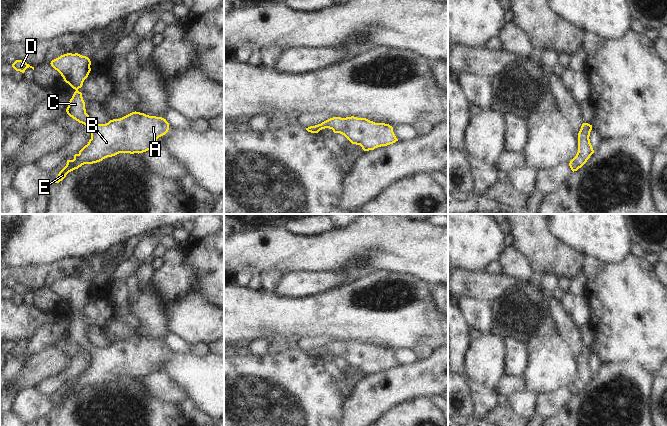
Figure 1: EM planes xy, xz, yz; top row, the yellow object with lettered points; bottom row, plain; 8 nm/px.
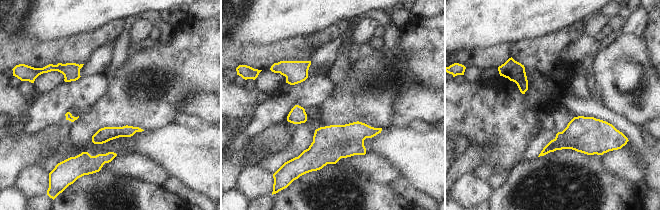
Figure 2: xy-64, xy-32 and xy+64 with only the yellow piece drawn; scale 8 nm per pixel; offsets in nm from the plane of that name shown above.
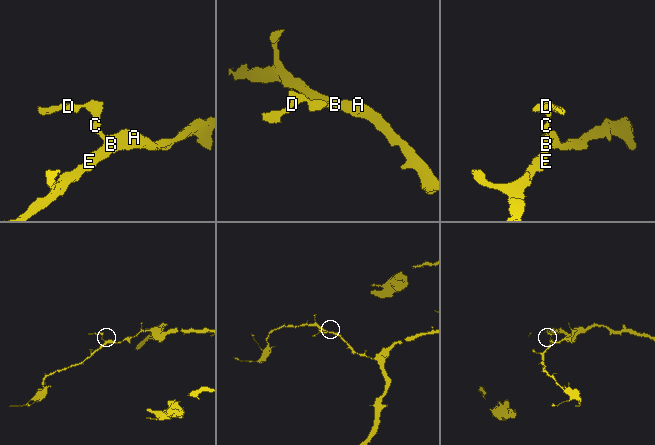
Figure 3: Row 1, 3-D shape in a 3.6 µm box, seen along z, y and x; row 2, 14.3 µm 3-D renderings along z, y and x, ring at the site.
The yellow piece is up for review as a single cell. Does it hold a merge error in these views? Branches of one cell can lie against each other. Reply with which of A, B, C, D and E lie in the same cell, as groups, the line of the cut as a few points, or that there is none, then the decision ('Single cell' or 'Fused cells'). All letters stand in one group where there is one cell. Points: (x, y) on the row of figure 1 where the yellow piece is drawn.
Groups: A B C D E. No split. Single cell

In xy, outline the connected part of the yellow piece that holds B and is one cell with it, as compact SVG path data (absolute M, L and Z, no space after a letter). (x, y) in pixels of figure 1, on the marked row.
M67 53L50 64L76 90L69 101L67 114L91 130L88 144L74 155L73 160L67 160L54 183L59 183L69 172L84 164L97 163L119 153L139 154L154 149L157 139L168 132L166 119L136 111L106 124L94 123L86 113L82 93L78 91L91 71L90 59L78 53Z

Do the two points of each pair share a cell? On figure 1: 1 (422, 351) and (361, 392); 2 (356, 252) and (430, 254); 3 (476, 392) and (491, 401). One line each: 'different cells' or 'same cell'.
1: different cells
2: same cell
3: same cell

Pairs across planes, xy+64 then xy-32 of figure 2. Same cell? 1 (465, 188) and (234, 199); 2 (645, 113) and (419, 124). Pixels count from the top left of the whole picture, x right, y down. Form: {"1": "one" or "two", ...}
{"1": "two", "2": "two"}

